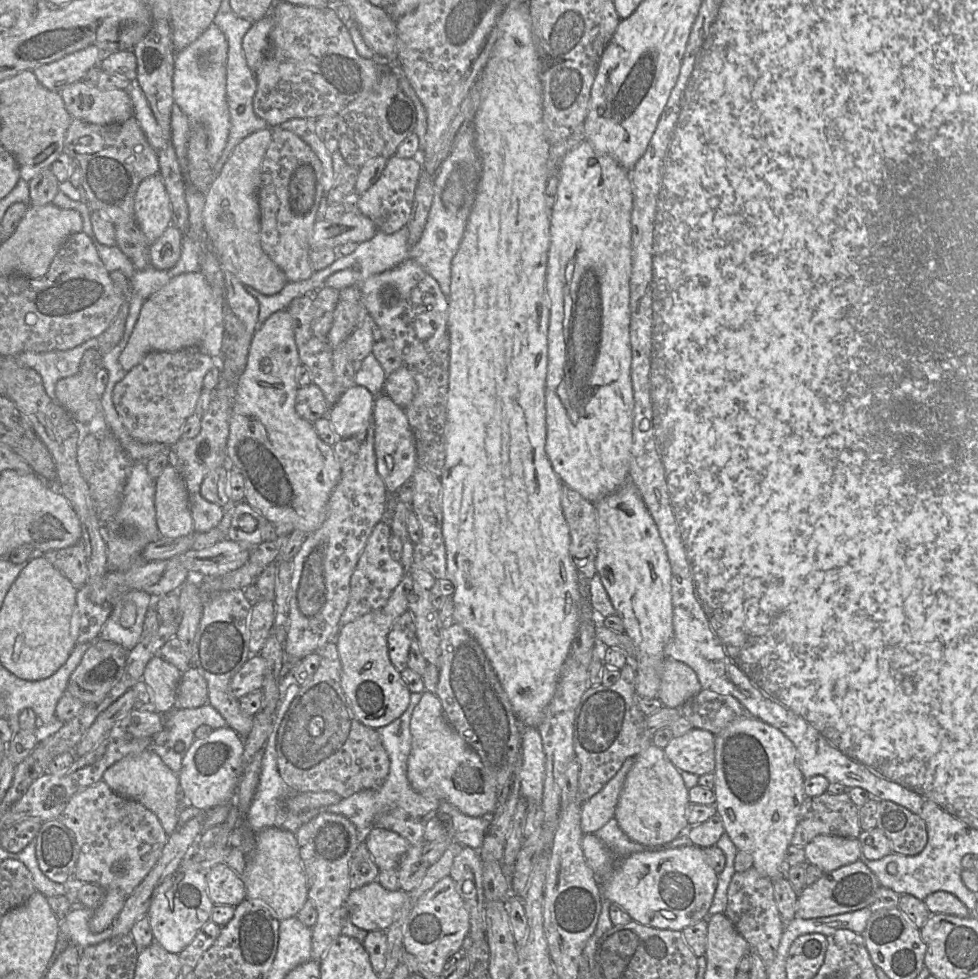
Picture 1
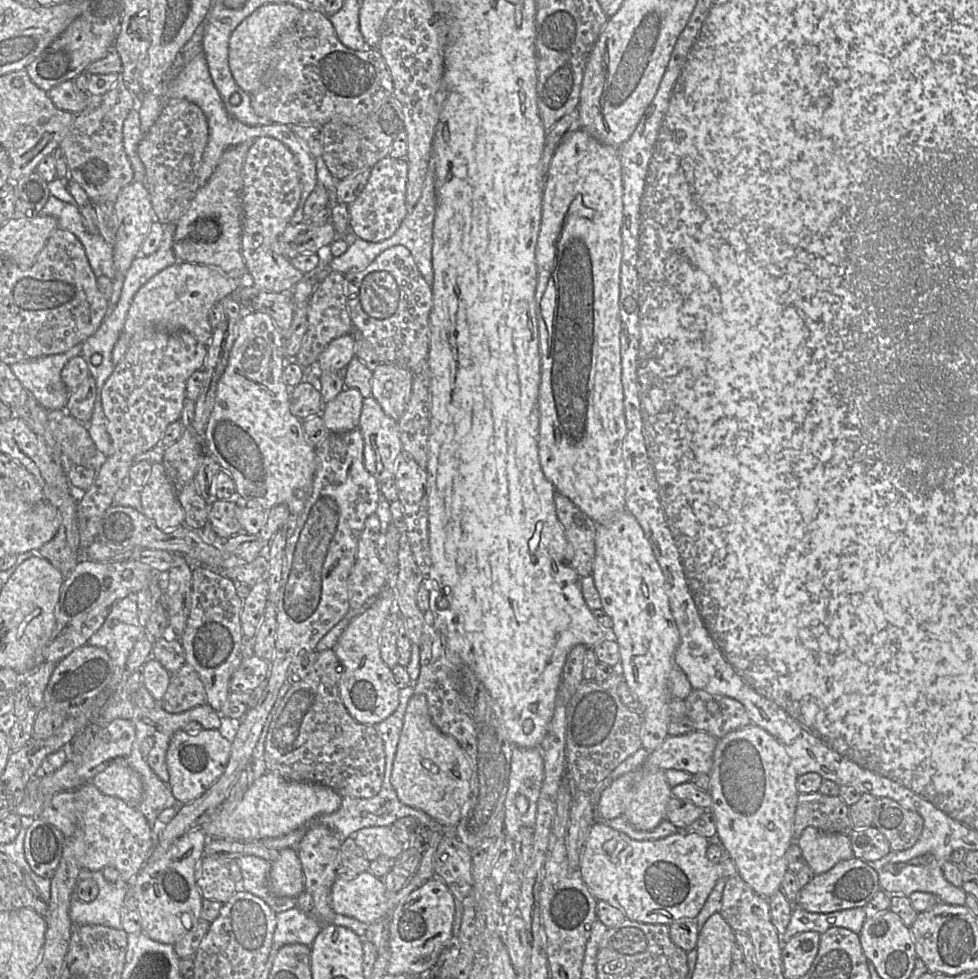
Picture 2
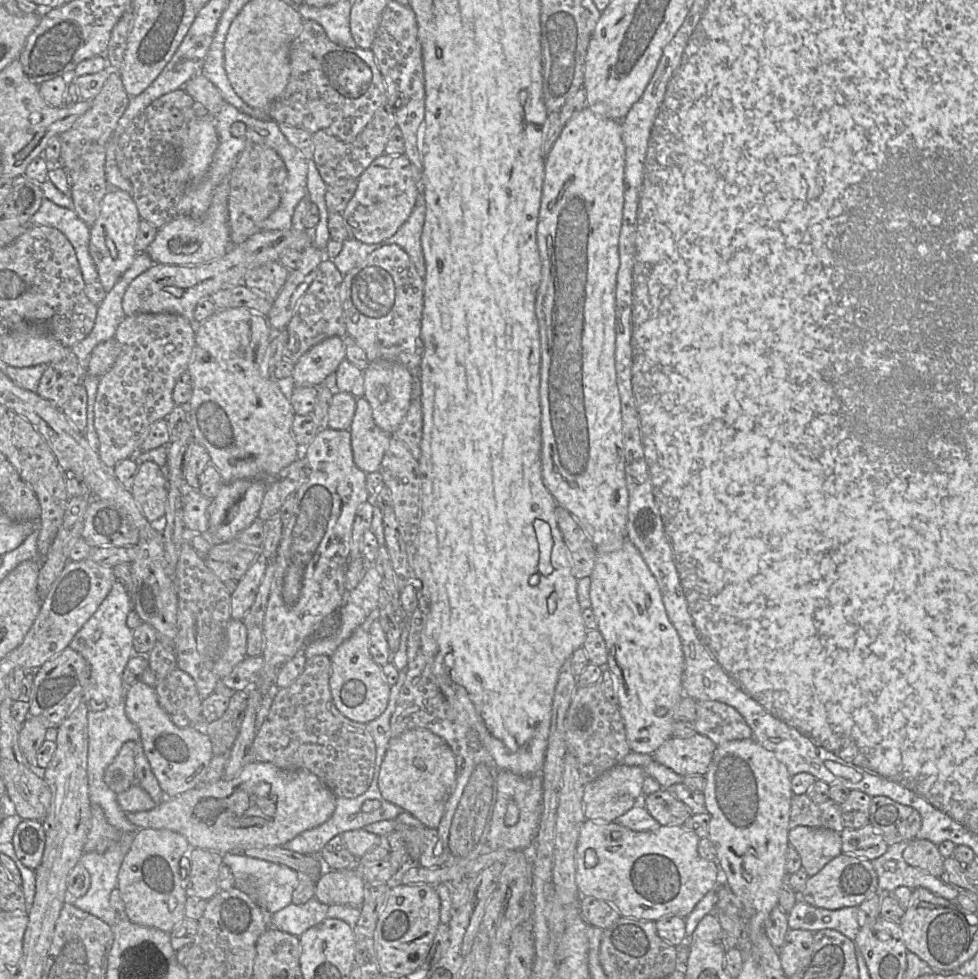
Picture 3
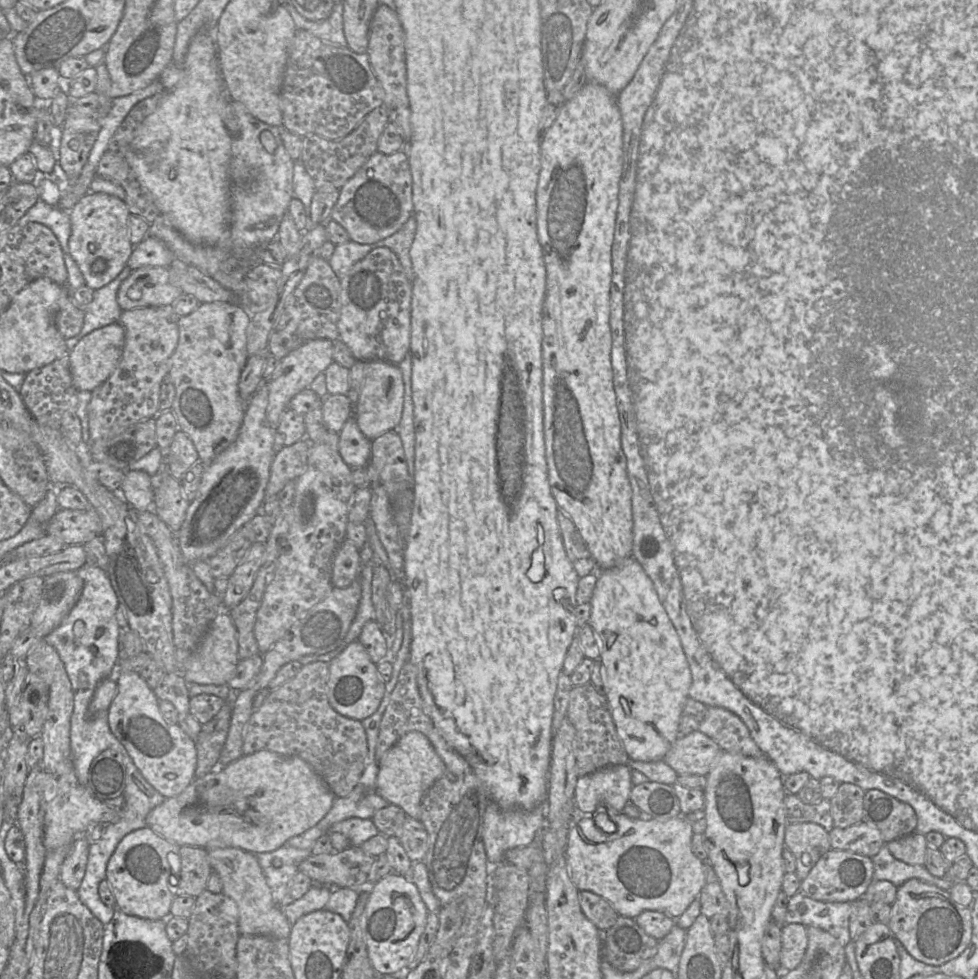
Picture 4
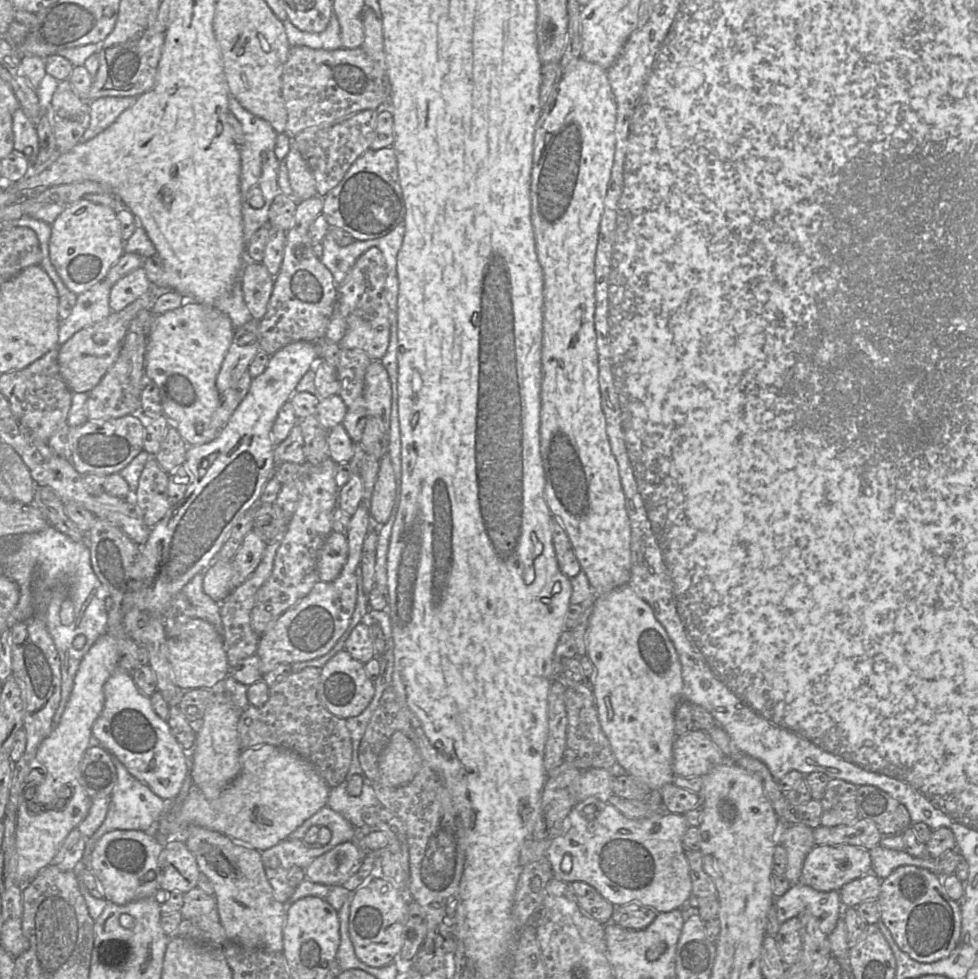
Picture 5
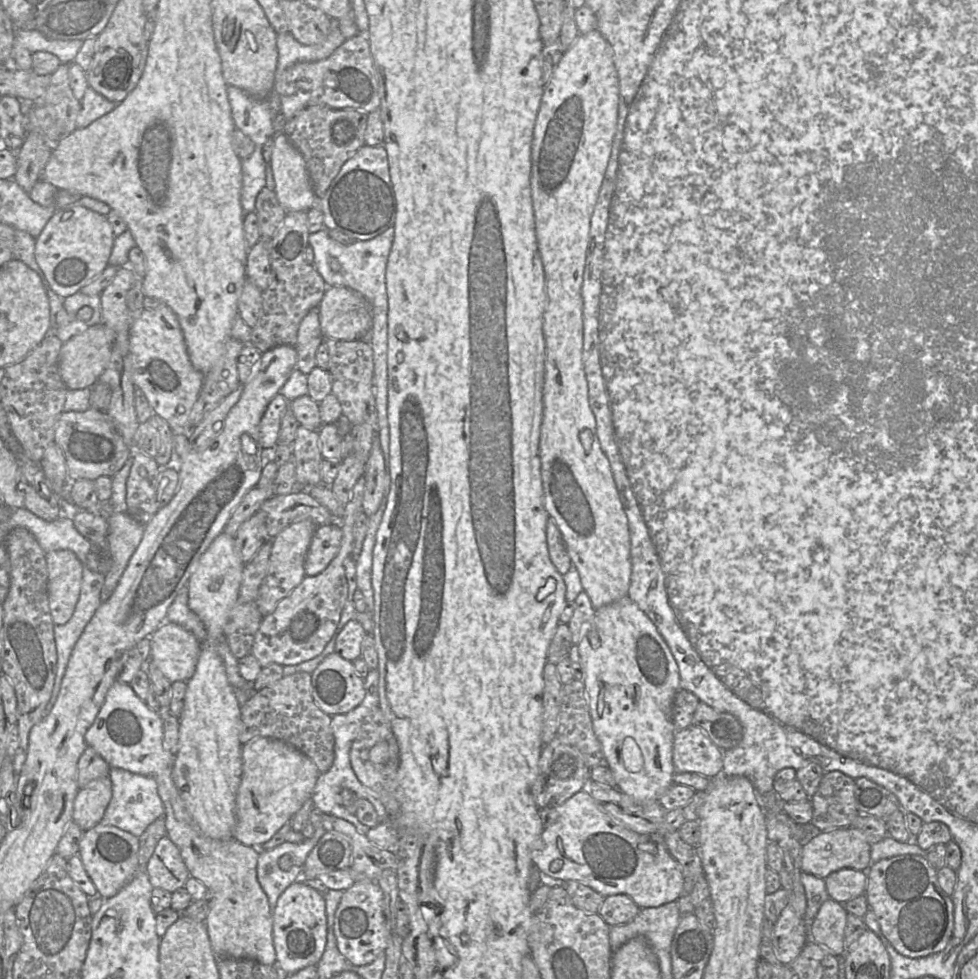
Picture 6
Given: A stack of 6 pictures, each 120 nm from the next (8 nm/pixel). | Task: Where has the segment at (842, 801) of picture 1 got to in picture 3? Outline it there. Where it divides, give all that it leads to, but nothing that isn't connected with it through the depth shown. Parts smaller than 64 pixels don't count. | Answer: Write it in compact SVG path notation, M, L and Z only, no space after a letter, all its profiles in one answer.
M793 794L789 830L797 826L827 828L840 833L845 828L840 804L830 798L825 802L814 803L806 794Z

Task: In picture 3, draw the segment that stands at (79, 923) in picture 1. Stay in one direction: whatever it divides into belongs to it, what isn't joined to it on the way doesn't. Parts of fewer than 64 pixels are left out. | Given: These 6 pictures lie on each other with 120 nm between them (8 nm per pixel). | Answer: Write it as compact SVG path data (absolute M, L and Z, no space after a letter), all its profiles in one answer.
M124 834L118 843L105 852L84 852L80 859L90 874L91 884L87 893L76 899L73 905L111 927L117 923L117 917L110 905L110 894L117 888L118 873L134 835Z

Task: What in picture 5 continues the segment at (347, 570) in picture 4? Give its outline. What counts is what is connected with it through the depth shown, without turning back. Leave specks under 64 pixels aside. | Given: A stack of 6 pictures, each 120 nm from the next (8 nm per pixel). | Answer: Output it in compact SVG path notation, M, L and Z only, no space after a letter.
M332 531L325 540L317 563L319 580L331 582L341 573L348 557L345 534Z

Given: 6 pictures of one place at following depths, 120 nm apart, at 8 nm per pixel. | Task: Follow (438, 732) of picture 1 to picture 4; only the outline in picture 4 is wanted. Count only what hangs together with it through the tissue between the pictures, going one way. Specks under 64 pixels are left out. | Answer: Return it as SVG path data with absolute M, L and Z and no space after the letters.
M421 732L402 735L379 760L376 792L389 804L402 808L410 817L421 818L421 801L427 790L445 773L445 764Z

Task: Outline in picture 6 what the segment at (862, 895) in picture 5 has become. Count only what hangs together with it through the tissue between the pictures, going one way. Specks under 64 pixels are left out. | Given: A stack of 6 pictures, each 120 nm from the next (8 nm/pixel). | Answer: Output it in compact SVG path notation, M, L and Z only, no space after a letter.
M851 868L835 871L825 878L827 892L831 899L843 905L861 895L865 895L867 873Z

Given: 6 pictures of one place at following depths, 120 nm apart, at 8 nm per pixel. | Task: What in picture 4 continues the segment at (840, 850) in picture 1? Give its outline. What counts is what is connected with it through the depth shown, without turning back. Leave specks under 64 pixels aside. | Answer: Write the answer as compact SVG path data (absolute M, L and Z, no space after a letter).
M813 822L788 824L784 844L795 856L795 873L804 880L820 857L831 849L829 832Z

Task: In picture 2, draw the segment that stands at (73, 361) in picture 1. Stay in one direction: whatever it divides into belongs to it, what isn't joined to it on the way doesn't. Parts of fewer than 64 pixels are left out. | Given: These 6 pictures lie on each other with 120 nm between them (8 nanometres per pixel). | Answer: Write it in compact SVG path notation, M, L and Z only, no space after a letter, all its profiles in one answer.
M82 343L63 353L26 359L10 367L20 383L45 409L62 410L70 392L61 379L61 371L71 358L81 355L81 351Z

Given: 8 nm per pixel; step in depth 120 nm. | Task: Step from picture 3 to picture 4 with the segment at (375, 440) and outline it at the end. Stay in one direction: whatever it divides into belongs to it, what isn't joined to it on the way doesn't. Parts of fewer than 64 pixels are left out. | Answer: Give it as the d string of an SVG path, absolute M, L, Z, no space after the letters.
M353 415L339 433L338 451L351 468L364 468L371 460L371 441L363 435Z

